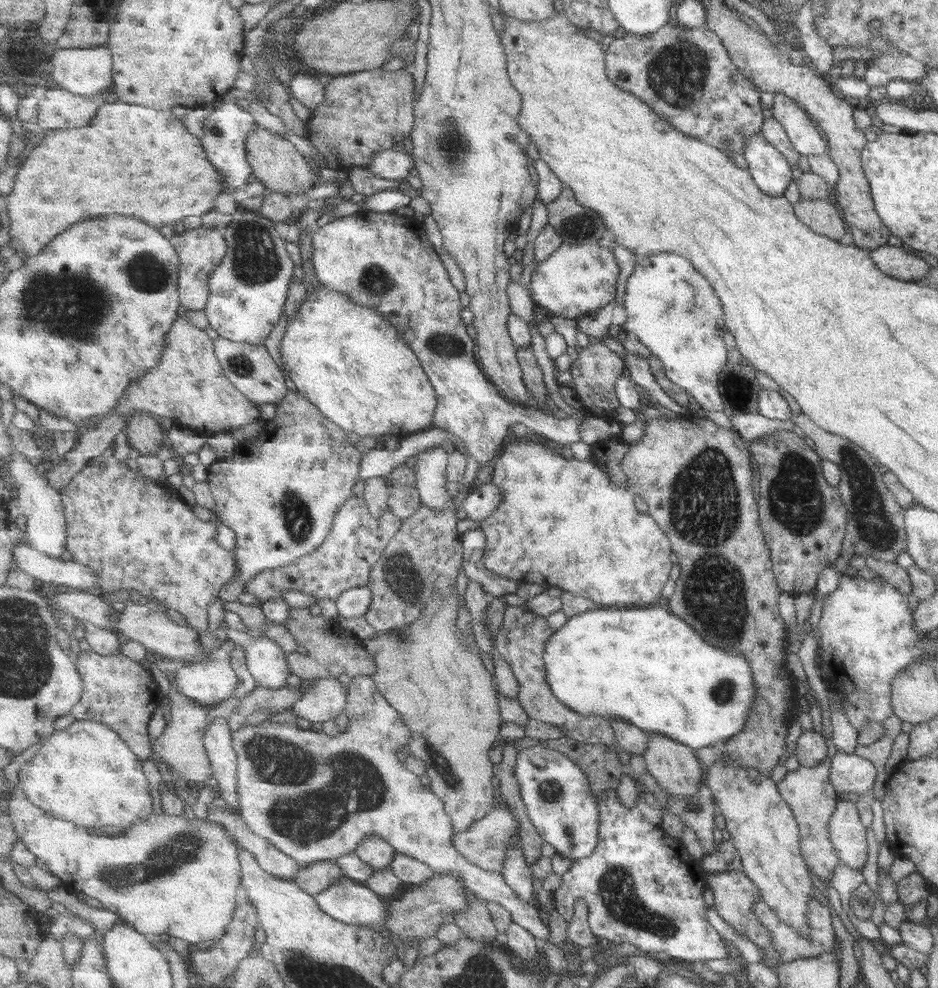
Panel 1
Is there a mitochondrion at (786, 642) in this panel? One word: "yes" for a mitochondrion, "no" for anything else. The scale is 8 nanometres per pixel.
no

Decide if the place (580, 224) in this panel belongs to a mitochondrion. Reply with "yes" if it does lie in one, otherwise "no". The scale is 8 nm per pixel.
yes

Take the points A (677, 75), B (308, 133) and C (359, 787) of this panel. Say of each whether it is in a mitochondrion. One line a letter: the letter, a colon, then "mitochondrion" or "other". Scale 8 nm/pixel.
A: mitochondrion
B: other
C: mitochondrion

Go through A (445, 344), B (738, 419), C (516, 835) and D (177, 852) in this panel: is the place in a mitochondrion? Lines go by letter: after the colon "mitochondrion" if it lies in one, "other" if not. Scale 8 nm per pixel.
A: mitochondrion
B: other
C: other
D: mitochondrion

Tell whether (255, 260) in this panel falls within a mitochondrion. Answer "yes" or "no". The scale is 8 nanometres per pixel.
yes

